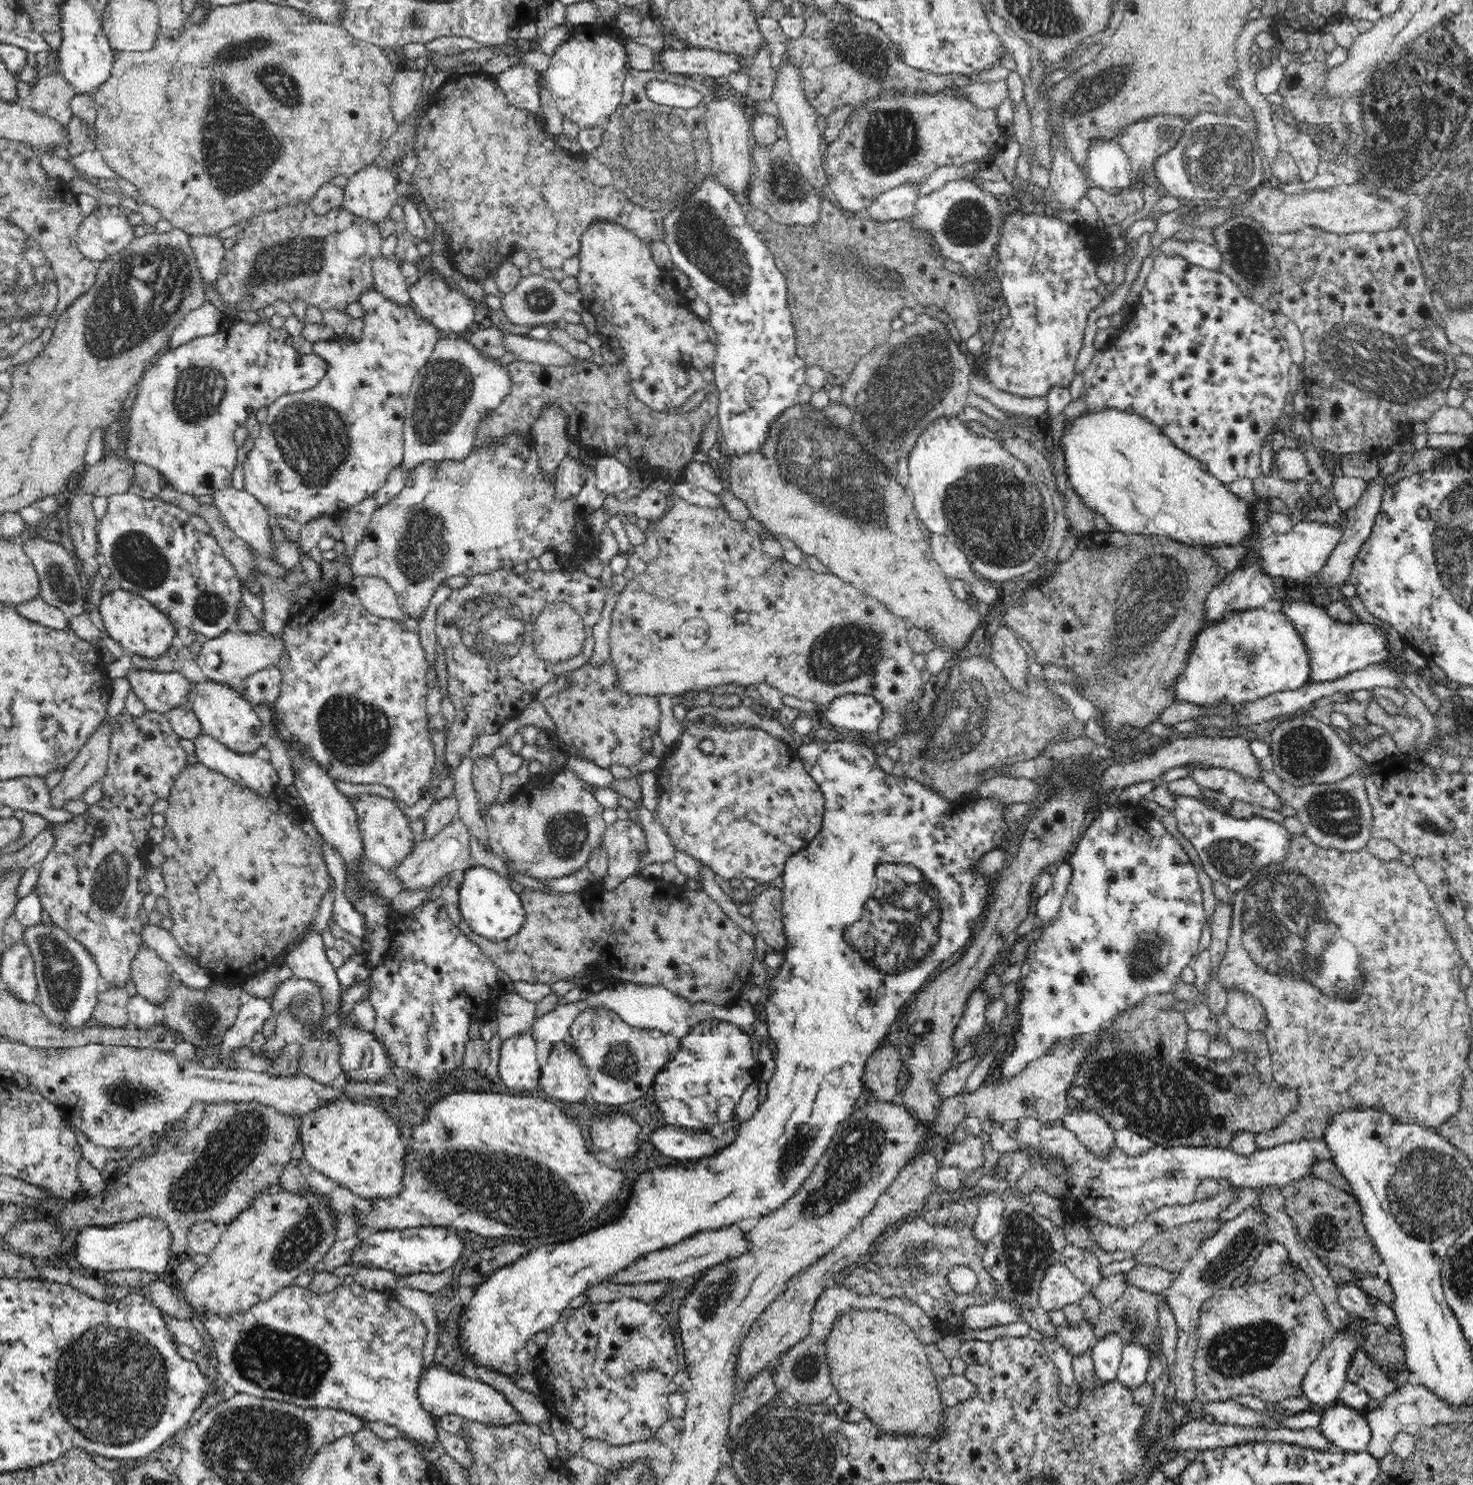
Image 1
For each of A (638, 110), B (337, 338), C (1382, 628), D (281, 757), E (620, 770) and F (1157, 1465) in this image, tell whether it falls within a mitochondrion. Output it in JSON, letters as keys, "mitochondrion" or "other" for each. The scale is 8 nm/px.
{"A":"mitochondrion","B":"other","C":"other","D":"other","E":"other","F":"other"}

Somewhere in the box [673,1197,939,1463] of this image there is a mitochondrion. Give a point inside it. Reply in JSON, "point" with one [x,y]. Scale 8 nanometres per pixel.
{"point":[715,1295]}

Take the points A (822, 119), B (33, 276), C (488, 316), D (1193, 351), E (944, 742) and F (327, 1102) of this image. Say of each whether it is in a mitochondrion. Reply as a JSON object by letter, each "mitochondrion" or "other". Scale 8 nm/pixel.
{"A":"other","B":"mitochondrion","C":"other","D":"other","E":"mitochondrion","F":"other"}

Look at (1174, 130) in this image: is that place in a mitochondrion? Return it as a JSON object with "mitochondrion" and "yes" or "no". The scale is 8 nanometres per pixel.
{"mitochondrion":"yes"}

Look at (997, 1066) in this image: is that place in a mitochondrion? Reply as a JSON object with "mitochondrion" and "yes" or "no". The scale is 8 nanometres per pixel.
{"mitochondrion":"no"}

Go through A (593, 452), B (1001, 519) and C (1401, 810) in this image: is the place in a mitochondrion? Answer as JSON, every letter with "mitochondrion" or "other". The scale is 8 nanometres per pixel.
{"A":"other","B":"mitochondrion","C":"other"}

